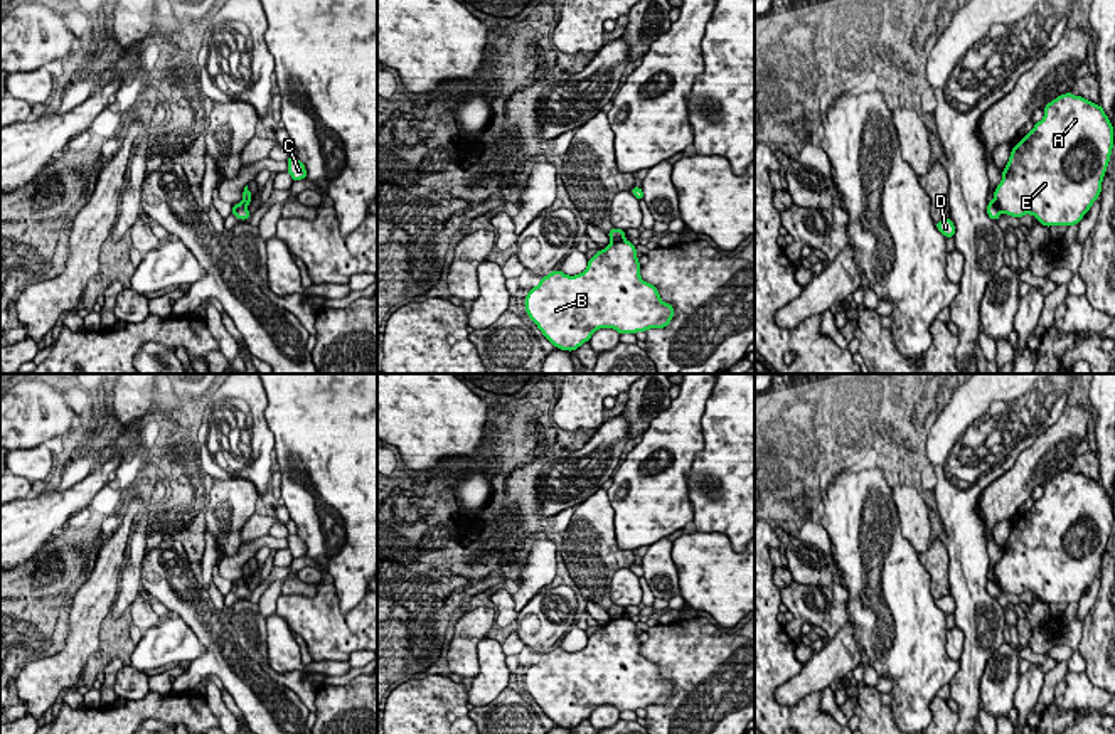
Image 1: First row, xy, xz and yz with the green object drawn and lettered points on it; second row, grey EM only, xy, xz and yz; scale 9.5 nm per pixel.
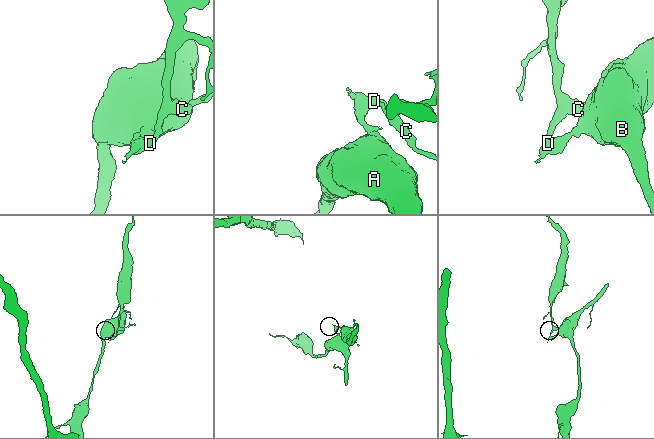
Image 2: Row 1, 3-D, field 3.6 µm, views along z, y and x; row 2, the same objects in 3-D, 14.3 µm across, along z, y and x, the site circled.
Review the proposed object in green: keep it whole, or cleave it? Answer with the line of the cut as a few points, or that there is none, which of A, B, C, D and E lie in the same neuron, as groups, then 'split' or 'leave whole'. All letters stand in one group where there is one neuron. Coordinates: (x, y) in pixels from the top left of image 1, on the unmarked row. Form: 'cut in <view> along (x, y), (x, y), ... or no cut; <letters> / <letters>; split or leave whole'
cut in xz along (624, 615), (613, 618); A B E / C D; split

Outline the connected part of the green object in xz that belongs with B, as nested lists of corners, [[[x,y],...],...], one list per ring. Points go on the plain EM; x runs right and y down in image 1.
[[[611,618],[588,636],[583,650],[569,653],[556,646],[542,653],[525,673],[527,694],[556,726],[568,729],[590,719],[598,705],[615,705],[620,712],[665,705],[674,695],[674,683],[664,680],[659,667],[642,657],[642,641],[635,631],[637,625],[630,618]]]

